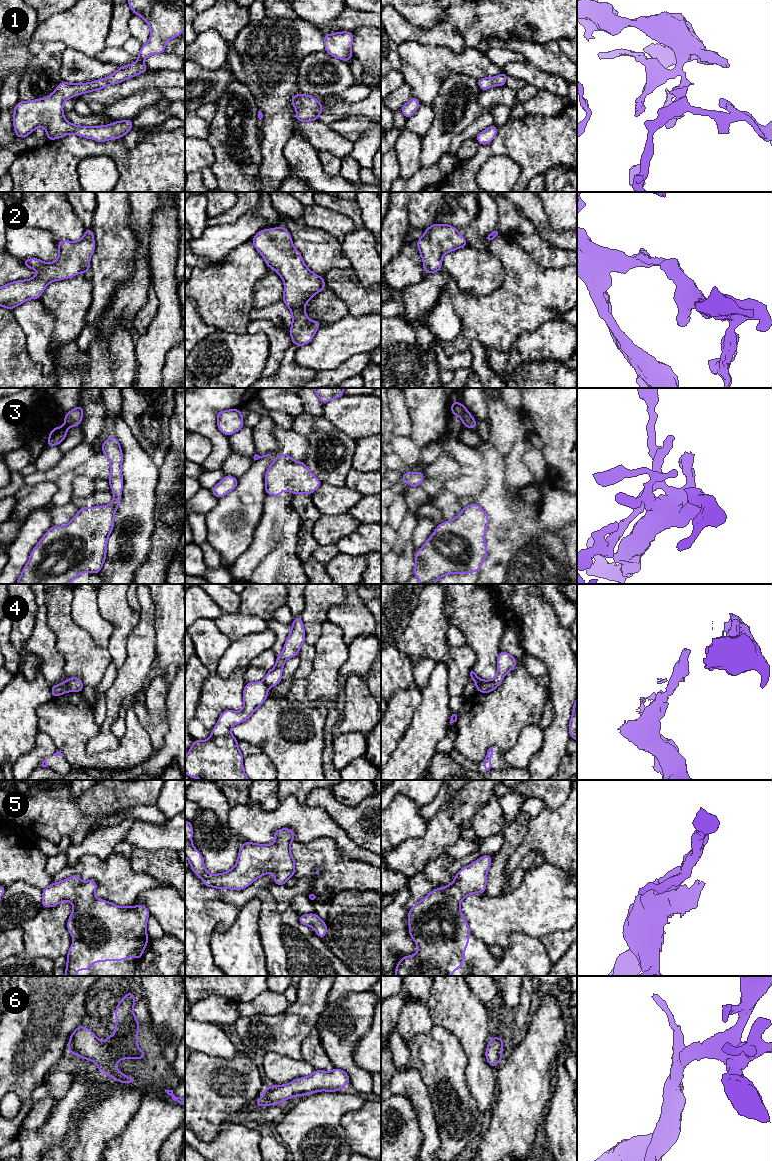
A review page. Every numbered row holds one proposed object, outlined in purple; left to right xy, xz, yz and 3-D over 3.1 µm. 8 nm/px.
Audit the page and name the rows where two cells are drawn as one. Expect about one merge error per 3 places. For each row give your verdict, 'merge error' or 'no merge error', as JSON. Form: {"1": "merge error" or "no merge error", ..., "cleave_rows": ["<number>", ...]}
{"1": "no merge error", "2": "no merge error", "3": "no merge error", "4": "merge error", "5": "no merge error", "6": "no merge error", "cleave_rows": ["4"]}

